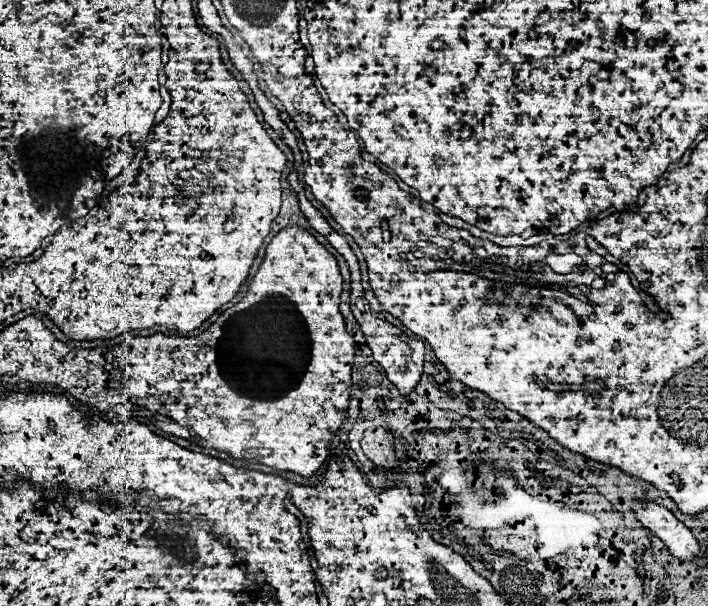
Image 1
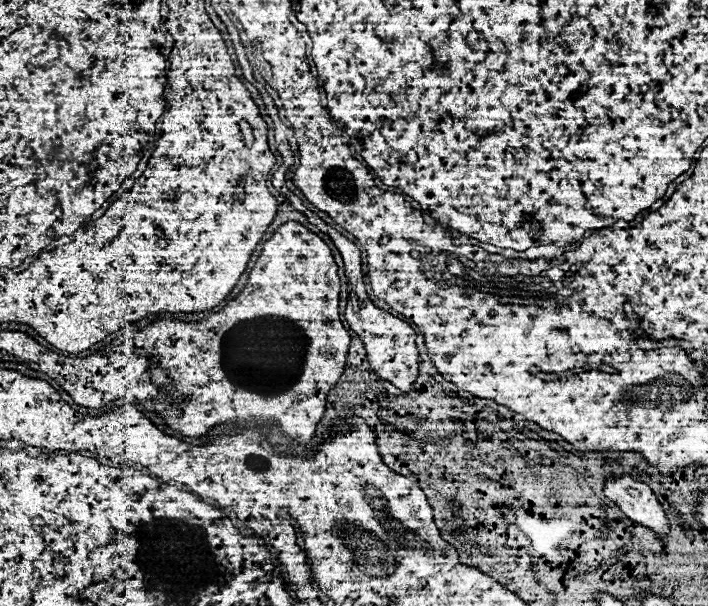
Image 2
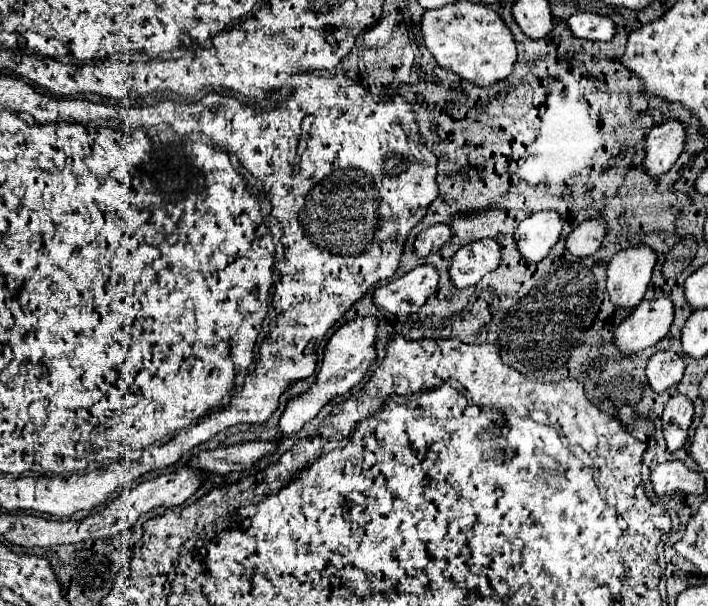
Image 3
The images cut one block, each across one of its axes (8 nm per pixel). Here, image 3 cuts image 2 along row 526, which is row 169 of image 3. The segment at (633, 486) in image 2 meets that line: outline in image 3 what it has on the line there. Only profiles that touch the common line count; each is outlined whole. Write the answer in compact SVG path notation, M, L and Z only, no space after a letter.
M666 120L646 134L644 168L650 176L666 174L686 144L686 124L680 120Z

